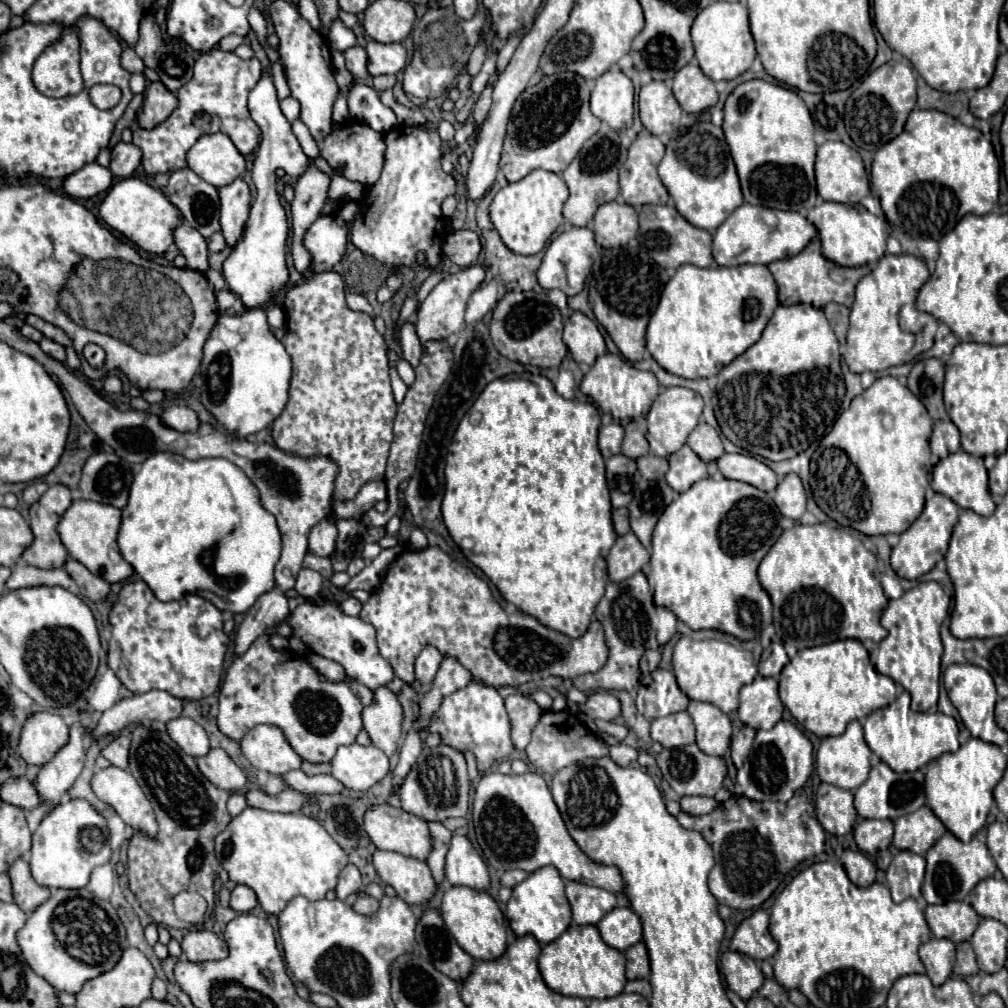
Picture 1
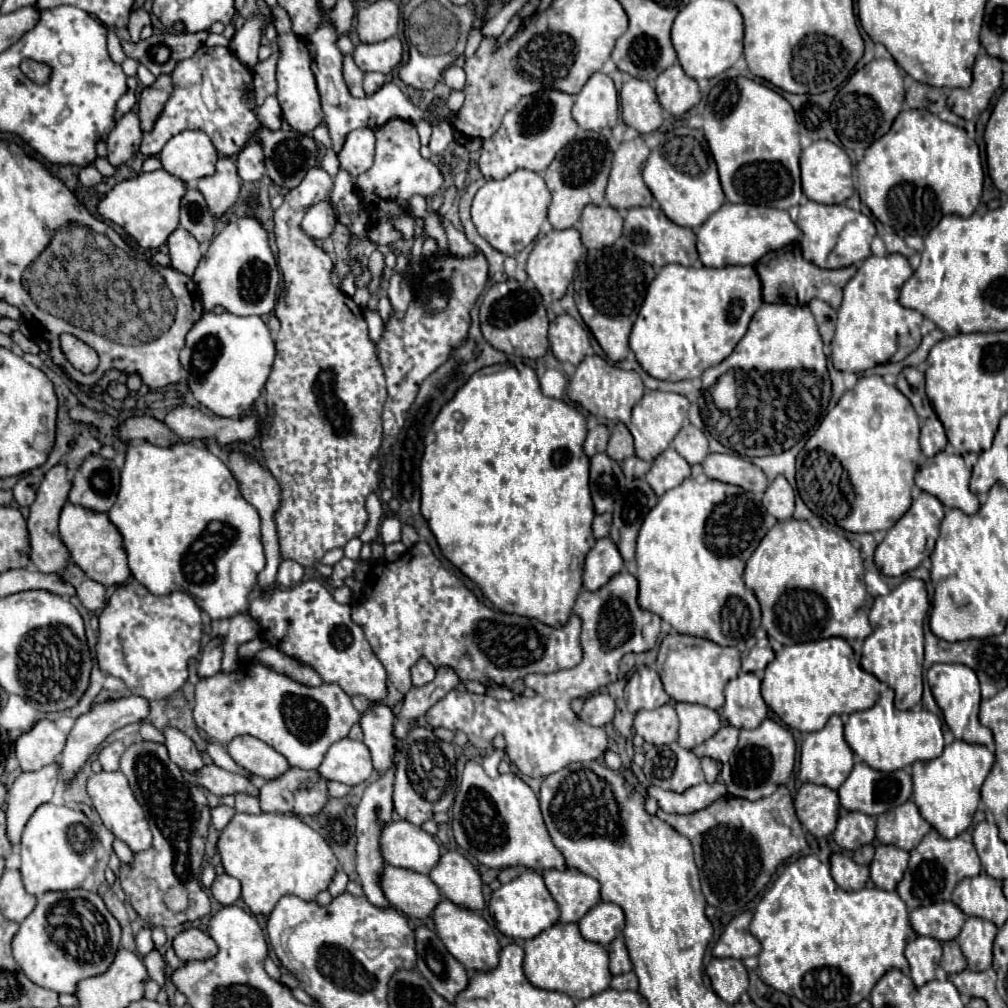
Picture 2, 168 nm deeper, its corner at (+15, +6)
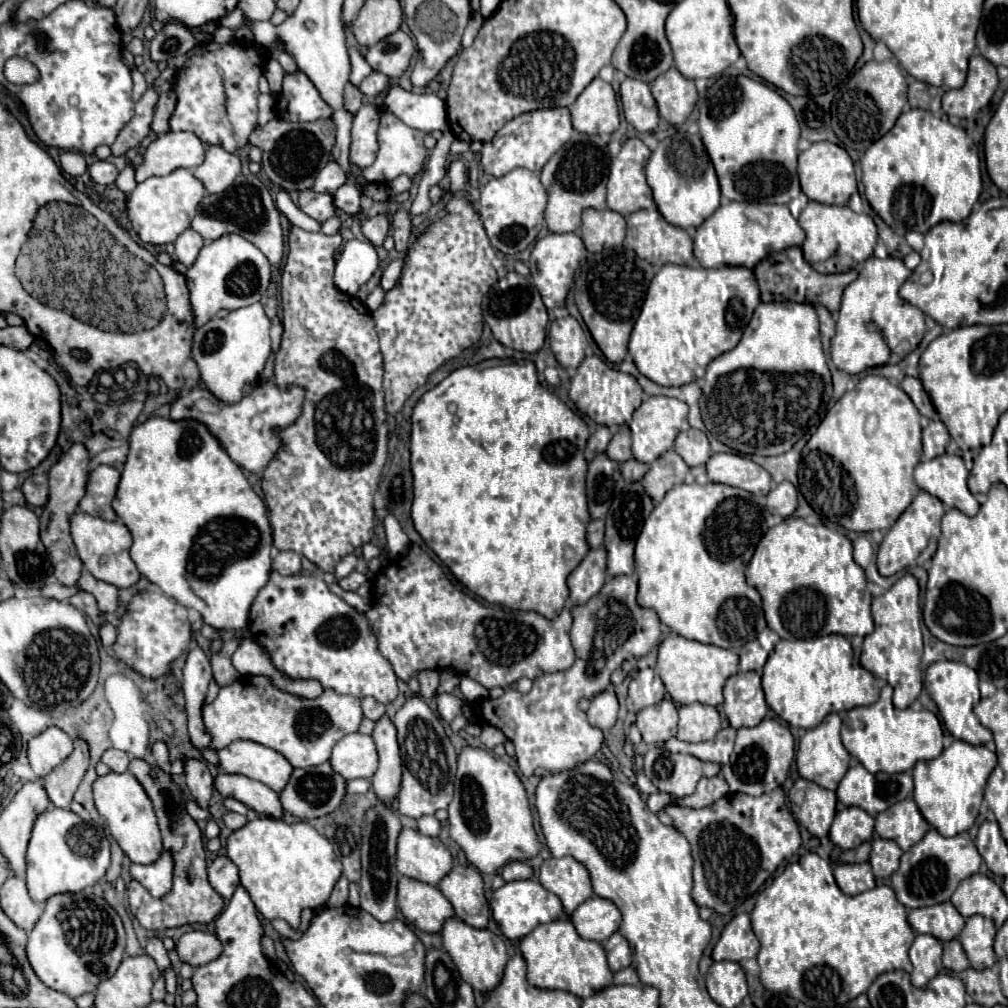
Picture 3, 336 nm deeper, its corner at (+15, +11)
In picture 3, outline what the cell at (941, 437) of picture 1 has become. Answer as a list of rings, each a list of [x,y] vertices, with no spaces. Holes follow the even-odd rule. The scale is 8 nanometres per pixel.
[[[929,419],[929,423],[923,427],[923,455],[933,459],[945,453],[949,442],[950,435],[945,425],[939,419]]]

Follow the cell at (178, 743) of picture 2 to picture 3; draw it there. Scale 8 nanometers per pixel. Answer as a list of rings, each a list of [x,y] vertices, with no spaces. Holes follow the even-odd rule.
[[[185,757],[183,763],[185,763],[189,791],[195,795],[195,799],[201,807],[207,807],[207,801],[213,791],[213,777],[209,773],[207,763],[203,759],[193,759],[193,757]]]

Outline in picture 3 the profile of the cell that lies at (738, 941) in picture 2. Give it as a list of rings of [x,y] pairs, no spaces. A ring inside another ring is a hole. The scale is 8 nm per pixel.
[[[747,913],[735,915],[723,929],[717,945],[713,947],[715,961],[743,961],[759,953],[759,939],[751,929]]]

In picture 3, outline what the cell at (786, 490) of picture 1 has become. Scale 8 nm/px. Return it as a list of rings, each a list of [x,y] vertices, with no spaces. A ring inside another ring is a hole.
[[[781,481],[767,495],[767,511],[779,517],[791,517],[797,509],[797,489],[789,481]]]

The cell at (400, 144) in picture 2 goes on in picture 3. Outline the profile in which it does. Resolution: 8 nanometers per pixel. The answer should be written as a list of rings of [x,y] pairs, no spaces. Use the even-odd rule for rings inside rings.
[[[391,113],[381,115],[381,125],[379,125],[379,153],[377,159],[371,167],[363,169],[363,177],[371,183],[391,183],[399,175],[415,177],[417,173],[423,171],[425,159],[427,159],[427,149],[423,145],[425,133],[407,127],[401,119],[397,119]]]

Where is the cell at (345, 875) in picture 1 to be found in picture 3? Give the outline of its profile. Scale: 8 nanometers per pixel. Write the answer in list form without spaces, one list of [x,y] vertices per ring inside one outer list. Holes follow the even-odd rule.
[[[339,877],[329,901],[327,901],[327,907],[345,907],[347,905],[347,879],[345,877]]]

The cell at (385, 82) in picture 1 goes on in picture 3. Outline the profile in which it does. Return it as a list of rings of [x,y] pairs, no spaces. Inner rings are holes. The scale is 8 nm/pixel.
[[[373,71],[369,77],[365,77],[365,81],[361,81],[361,85],[359,85],[359,89],[367,97],[377,97],[387,87],[389,87],[389,77],[385,77],[383,73],[377,73],[377,71]]]

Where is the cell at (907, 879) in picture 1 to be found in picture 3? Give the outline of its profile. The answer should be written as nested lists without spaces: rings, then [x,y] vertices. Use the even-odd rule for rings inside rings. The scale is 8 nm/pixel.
[[[873,839],[873,849],[871,849],[871,867],[873,867],[873,873],[877,879],[885,879],[885,877],[891,877],[895,871],[897,871],[897,865],[899,865],[899,859],[901,859],[901,853],[903,849],[895,843],[895,841],[889,841],[889,839]]]

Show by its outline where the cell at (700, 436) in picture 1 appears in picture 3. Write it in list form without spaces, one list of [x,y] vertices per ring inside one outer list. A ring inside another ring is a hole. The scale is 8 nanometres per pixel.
[[[689,427],[689,429],[685,429],[685,431],[681,431],[677,435],[673,449],[685,459],[685,463],[689,467],[703,465],[711,455],[707,435],[703,431],[699,431],[699,429],[693,429],[693,427]]]

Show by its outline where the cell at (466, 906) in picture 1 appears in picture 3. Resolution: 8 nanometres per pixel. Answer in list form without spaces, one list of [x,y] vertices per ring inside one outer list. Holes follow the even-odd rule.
[[[449,917],[441,929],[441,935],[443,935],[443,947],[445,951],[451,955],[453,963],[457,965],[457,971],[461,973],[461,977],[473,985],[475,991],[479,993],[485,993],[489,989],[493,989],[501,977],[503,977],[503,969],[505,969],[505,963],[509,959],[507,955],[507,949],[505,949],[505,943],[501,937],[493,935],[491,931],[487,929],[477,929],[477,927],[471,927],[467,925],[465,921],[461,921],[459,917]]]

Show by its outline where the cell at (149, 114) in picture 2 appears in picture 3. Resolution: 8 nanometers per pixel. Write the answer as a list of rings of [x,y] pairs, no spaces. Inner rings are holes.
[[[161,93],[159,99],[157,99],[157,105],[155,105],[155,115],[153,115],[153,123],[151,123],[151,131],[153,133],[167,133],[169,131],[169,117],[175,109],[175,103],[177,103],[177,95],[173,99],[173,95],[169,97],[167,93]]]

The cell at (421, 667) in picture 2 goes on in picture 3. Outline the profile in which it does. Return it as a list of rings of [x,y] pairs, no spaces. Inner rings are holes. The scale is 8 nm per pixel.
[[[425,669],[425,671],[419,671],[417,679],[421,683],[421,695],[427,699],[435,697],[435,689],[439,685],[439,673],[435,669]]]

